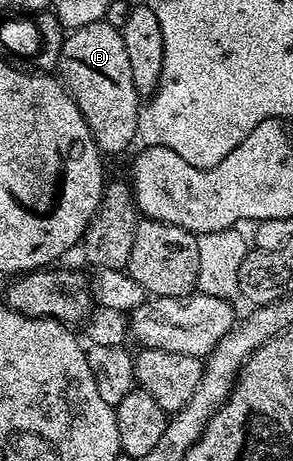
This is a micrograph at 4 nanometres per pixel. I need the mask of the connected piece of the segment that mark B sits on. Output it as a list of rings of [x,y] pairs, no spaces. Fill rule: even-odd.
[[[96,20],[82,28],[72,29],[63,42],[56,71],[89,123],[91,134],[102,153],[127,151],[129,143],[139,136],[137,116],[142,105],[131,78],[131,61],[127,58],[127,46],[123,46],[121,29],[111,26],[106,20]]]

